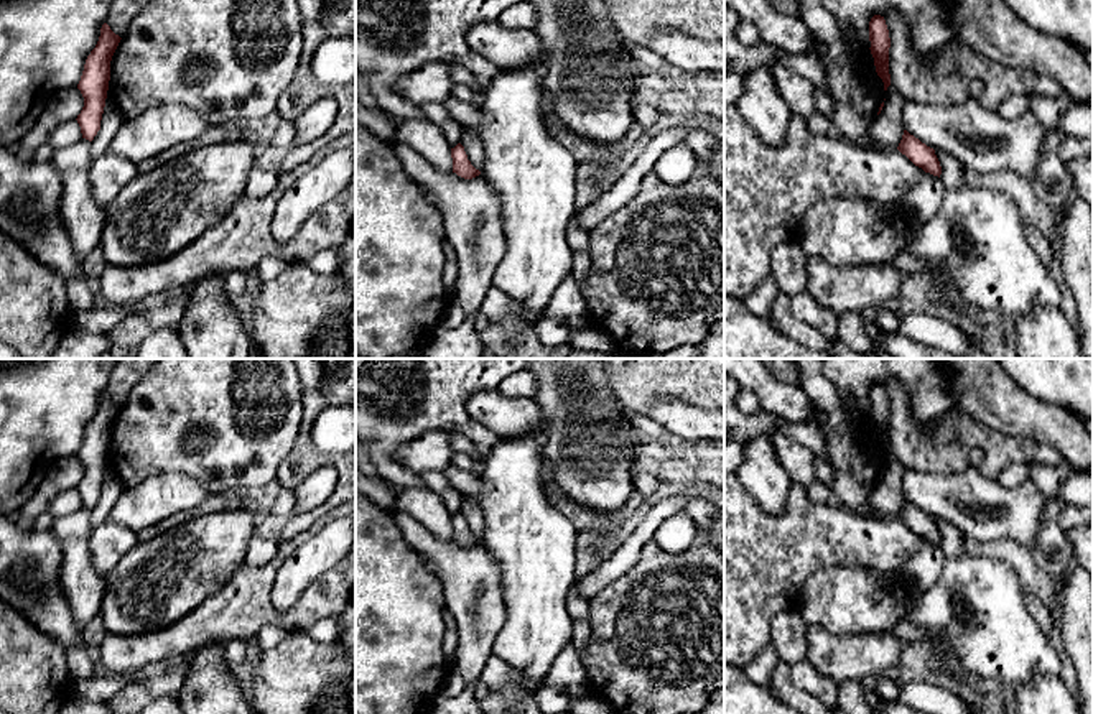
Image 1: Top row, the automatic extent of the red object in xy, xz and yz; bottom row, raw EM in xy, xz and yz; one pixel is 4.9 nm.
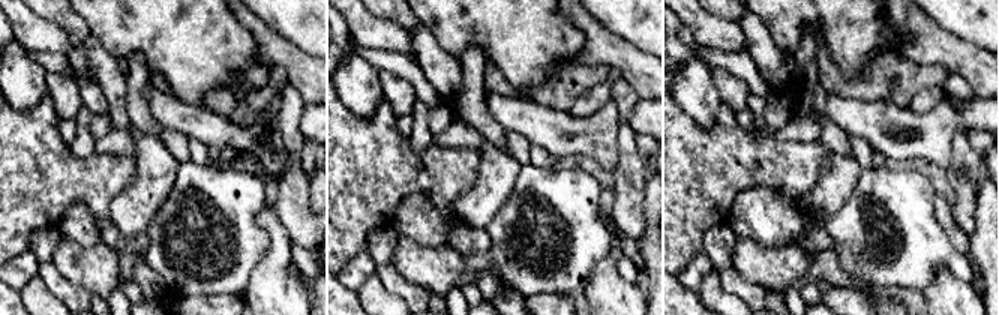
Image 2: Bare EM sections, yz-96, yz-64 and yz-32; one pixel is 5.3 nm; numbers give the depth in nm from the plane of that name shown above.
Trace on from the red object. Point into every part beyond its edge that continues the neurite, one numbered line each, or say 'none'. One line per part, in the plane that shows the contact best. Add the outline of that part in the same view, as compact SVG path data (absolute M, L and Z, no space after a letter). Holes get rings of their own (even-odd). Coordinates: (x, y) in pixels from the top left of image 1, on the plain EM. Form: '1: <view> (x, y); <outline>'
none

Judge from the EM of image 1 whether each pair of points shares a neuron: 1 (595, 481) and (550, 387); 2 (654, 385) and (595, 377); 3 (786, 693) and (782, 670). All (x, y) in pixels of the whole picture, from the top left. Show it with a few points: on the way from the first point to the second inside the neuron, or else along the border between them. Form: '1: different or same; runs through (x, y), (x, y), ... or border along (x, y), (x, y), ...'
1: same; runs through (591, 458), (583, 420), (573, 410)
2: different; border along (608, 375), (609, 387), (623, 405)
3: same; runs through (782, 688), (782, 675)

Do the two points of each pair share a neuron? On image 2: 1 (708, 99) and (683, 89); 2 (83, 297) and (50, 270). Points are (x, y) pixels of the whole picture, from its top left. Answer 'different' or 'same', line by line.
1: same
2: same

